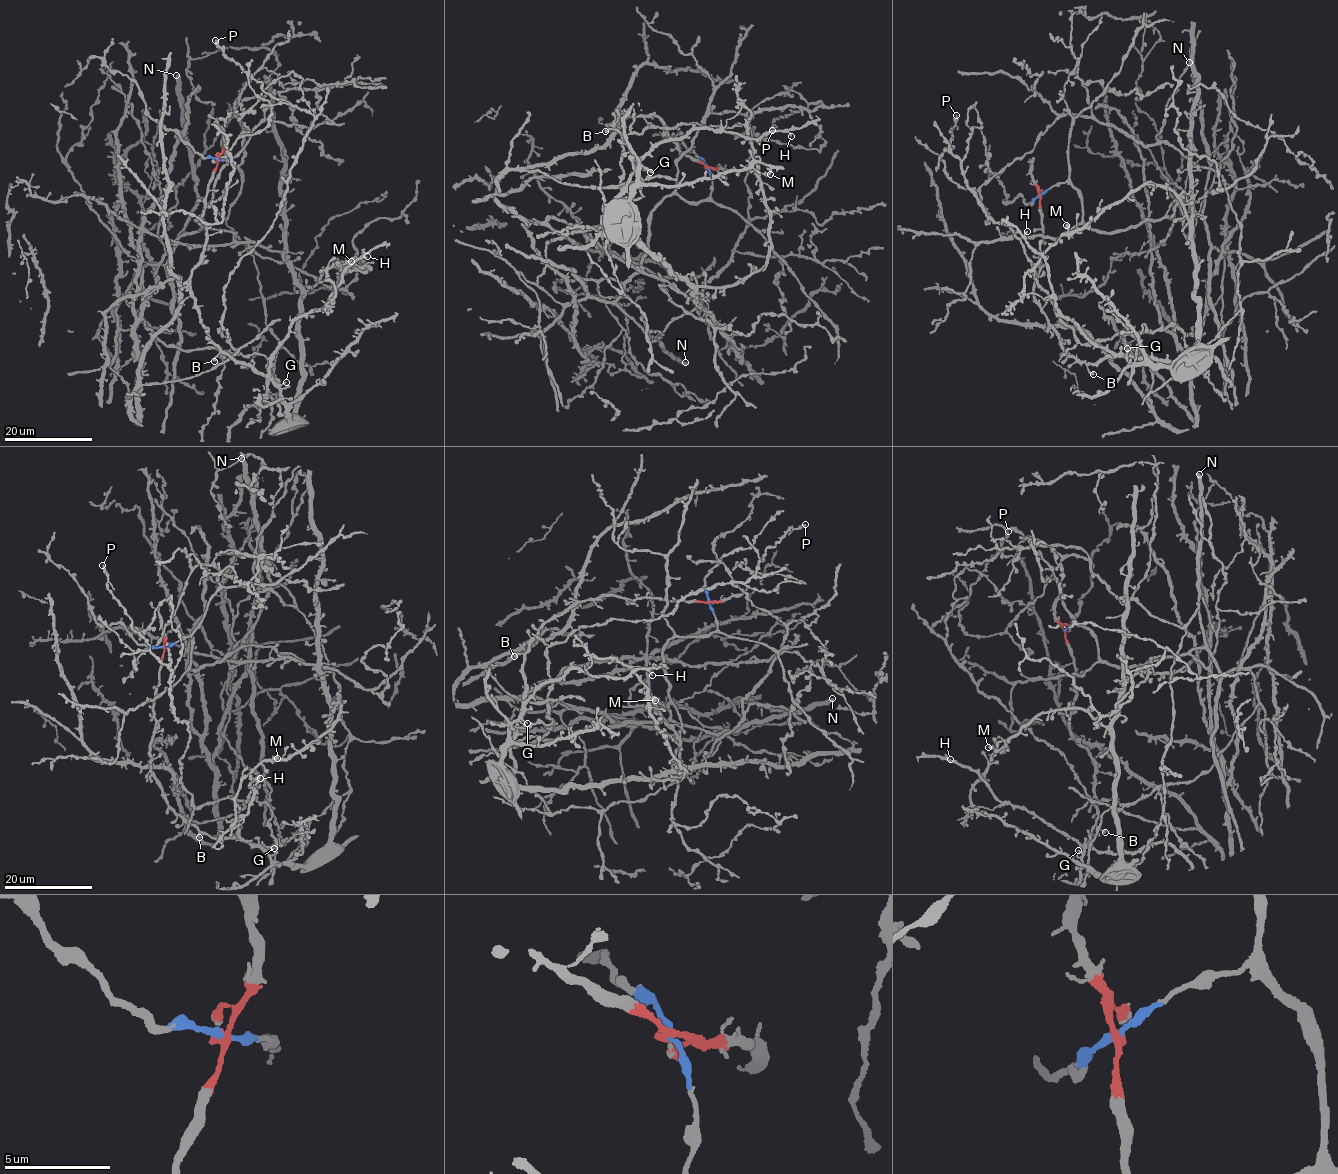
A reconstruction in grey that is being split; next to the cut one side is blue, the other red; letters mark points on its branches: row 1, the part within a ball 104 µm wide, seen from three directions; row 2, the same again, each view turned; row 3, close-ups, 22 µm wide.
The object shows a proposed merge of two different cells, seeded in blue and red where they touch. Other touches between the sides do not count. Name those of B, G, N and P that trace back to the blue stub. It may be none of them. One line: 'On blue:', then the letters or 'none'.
On blue: N, P

